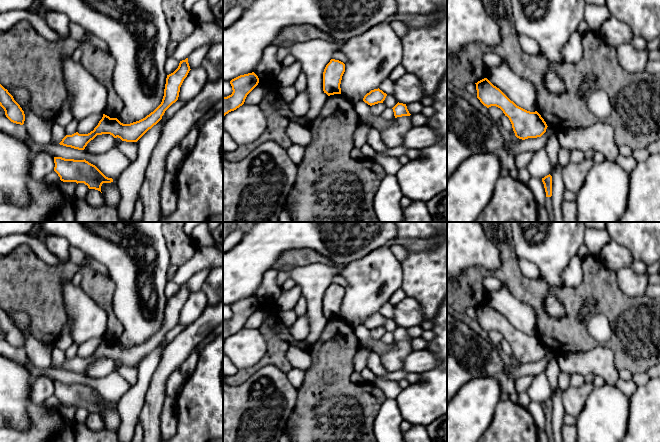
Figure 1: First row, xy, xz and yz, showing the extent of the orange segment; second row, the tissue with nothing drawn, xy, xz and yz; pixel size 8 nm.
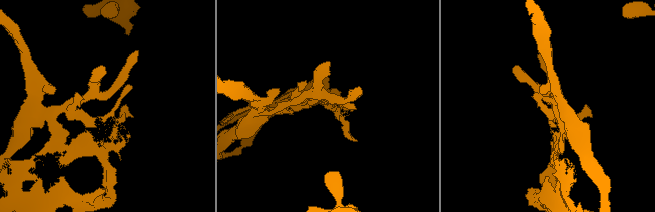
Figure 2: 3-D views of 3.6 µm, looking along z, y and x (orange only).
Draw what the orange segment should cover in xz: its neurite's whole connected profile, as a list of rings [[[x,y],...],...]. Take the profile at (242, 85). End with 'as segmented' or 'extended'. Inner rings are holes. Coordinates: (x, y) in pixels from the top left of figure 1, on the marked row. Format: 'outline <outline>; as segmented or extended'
outline [[[252,72],[240,75],[230,81],[232,94],[223,97],[223,117],[231,111],[236,110],[245,102],[247,95],[258,85],[259,78]]]; as segmented

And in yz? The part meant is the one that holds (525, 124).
outline [[[487,78],[475,84],[480,102],[487,108],[491,106],[500,108],[509,118],[517,138],[522,140],[537,138],[546,132],[548,126],[537,111],[530,112],[517,106]]]; as segmented

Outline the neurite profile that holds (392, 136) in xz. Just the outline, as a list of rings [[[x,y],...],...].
[[[410,116],[394,118],[394,122],[380,131],[381,139],[388,148],[402,146],[404,135],[413,127]]]

